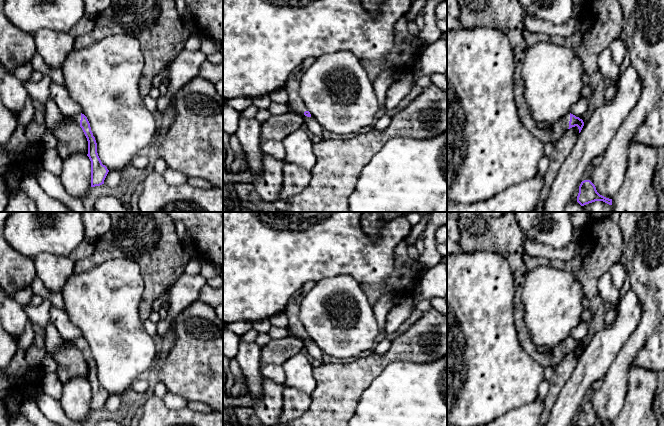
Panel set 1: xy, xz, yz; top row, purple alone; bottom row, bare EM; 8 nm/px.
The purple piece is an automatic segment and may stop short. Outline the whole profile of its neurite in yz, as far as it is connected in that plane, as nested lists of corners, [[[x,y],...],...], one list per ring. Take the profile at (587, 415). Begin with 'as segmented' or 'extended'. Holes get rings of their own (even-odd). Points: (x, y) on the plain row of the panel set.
as segmented; [[[584,404],[579,410],[579,417],[577,420],[577,426],[612,426],[612,423],[606,422],[600,419],[595,409],[590,404]]]

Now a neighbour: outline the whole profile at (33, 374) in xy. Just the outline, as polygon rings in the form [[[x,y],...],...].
[[[29,368],[26,373],[27,379],[31,382],[39,382],[44,375],[45,371],[39,370],[38,368]]]

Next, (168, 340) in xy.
[[[172,319],[170,320],[170,328],[168,332],[164,337],[162,337],[162,346],[158,350],[158,355],[155,360],[155,363],[153,364],[152,370],[149,371],[145,376],[149,385],[146,396],[154,395],[154,388],[156,384],[159,382],[158,371],[163,366],[165,359],[171,350],[172,345],[174,344],[175,339],[176,336],[174,333],[174,319]]]

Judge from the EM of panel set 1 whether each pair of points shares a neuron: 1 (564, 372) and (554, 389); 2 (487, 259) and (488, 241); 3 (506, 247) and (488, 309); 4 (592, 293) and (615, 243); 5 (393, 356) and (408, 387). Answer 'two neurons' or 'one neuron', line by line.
1: one neuron
2: two neurons
3: two neurons
4: one neuron
5: two neurons

